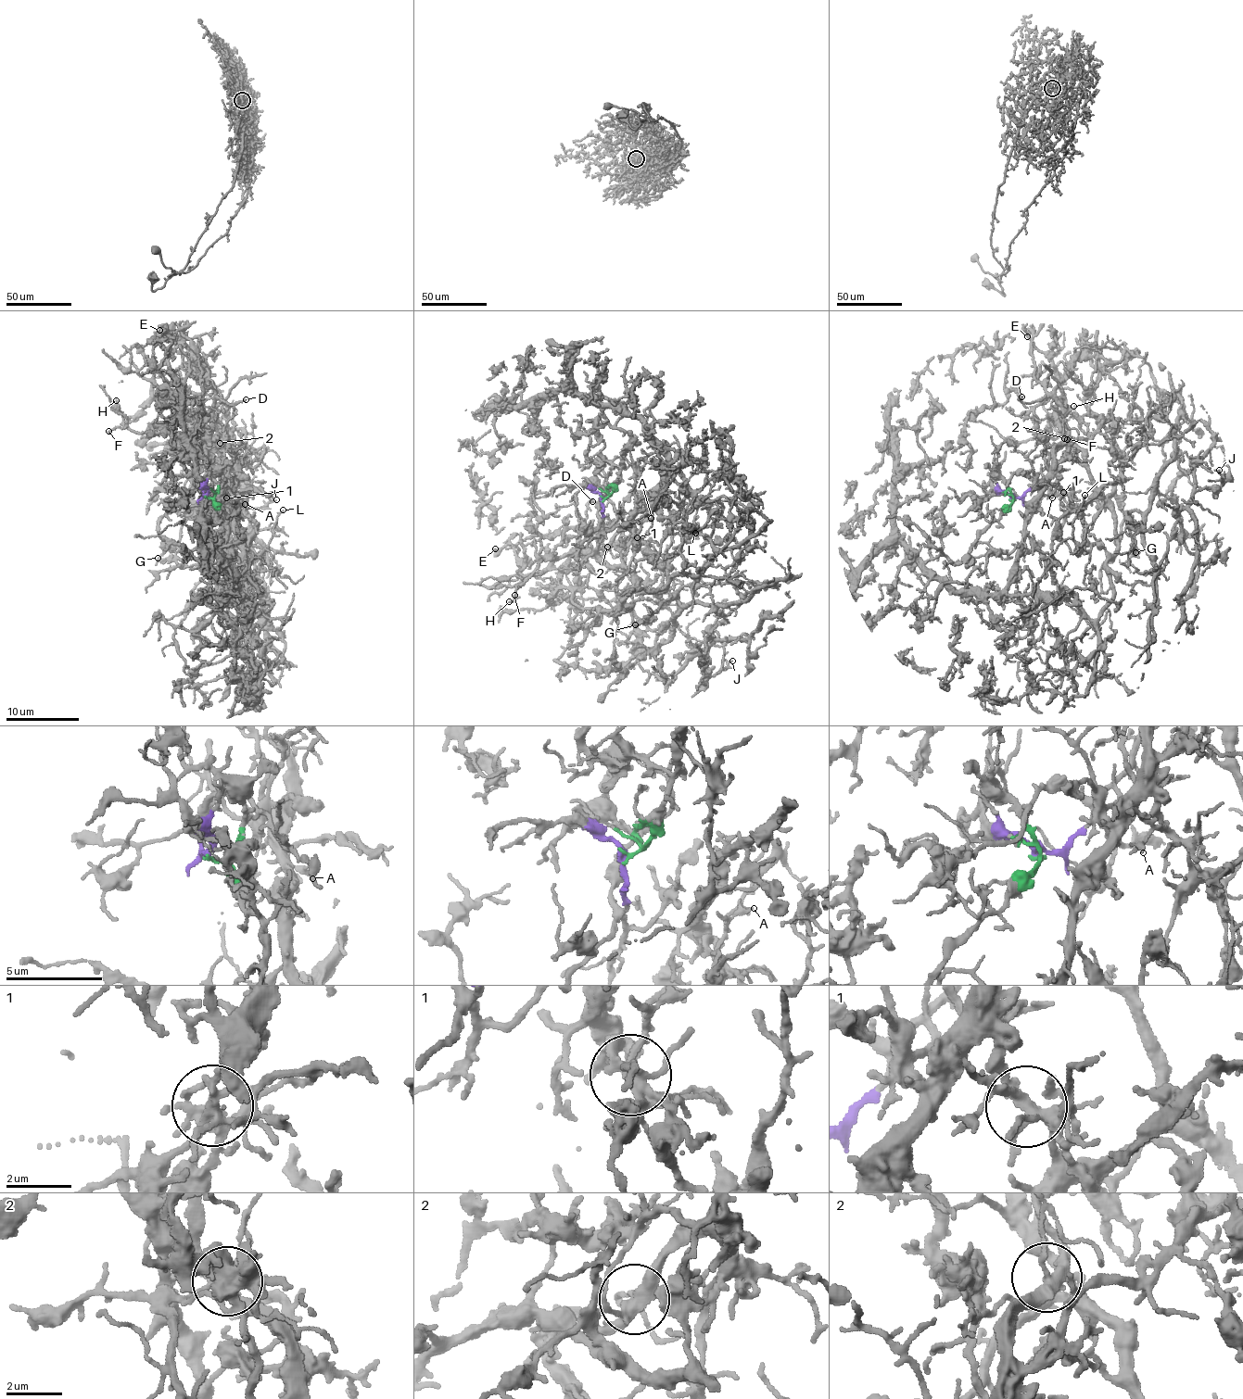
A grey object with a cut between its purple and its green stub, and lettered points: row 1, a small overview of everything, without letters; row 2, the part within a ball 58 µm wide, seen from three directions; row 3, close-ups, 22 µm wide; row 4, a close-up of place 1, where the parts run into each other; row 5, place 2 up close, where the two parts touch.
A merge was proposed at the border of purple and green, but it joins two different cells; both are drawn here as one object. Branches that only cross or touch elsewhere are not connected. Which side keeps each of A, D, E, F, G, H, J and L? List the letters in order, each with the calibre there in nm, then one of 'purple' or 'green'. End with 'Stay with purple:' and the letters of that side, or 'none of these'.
A: 280 nm | purple
D: 200 nm | green
E: 190 nm | purple
F: 130 nm | purple
G: 320 nm | purple
H: 120 nm | purple
J: 110 nm | purple
L: 150 nm | purple
Stay with purple: A, E, F, G, H, J, L

